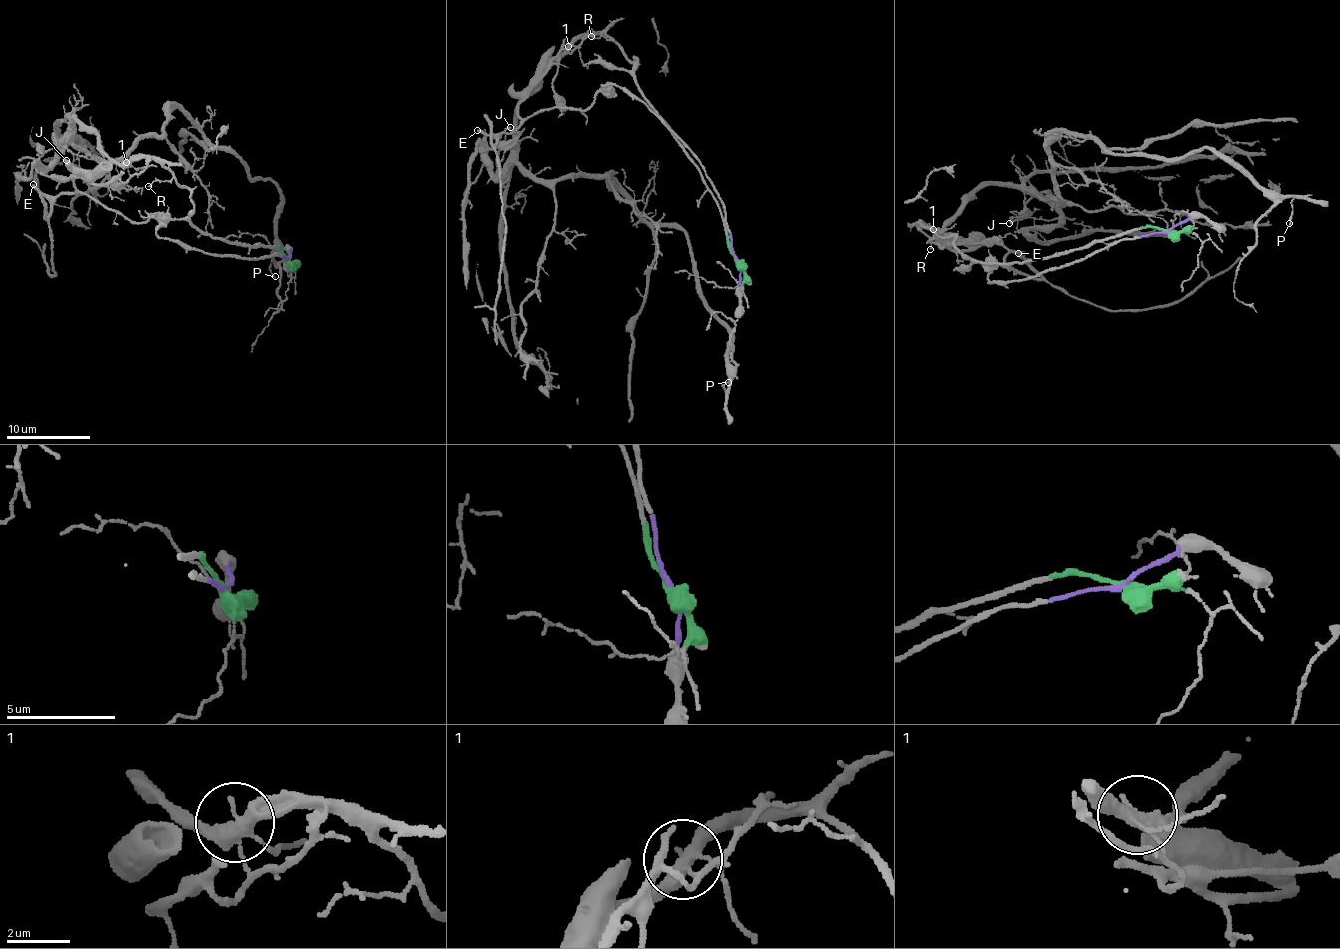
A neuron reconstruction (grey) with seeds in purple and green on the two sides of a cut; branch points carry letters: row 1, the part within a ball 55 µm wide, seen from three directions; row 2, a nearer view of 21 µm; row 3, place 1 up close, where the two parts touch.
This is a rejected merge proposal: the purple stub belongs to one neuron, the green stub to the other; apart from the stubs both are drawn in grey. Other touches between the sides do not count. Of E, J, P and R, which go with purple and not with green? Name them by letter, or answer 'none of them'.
E

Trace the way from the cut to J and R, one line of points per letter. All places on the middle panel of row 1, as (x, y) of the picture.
J: (737, 259), (638, 61), (609, 37), (582, 35), (546, 69), (511, 148), (510, 127)
R: (737, 259), (718, 201), (647, 98), (634, 71), (638, 61), (604, 36), (591, 37)

